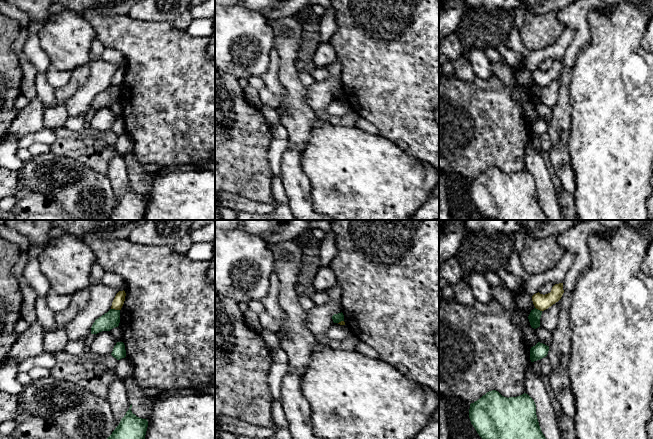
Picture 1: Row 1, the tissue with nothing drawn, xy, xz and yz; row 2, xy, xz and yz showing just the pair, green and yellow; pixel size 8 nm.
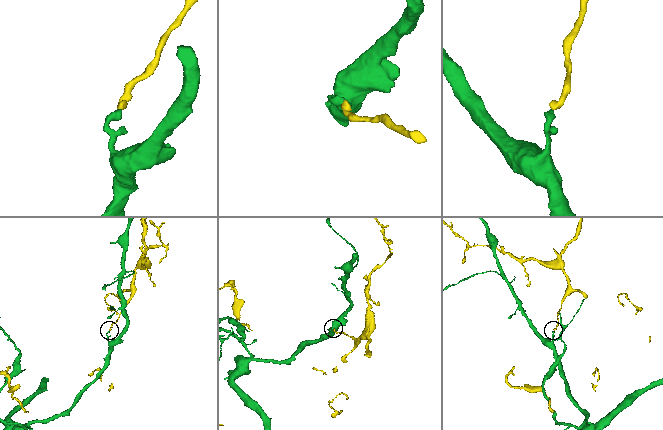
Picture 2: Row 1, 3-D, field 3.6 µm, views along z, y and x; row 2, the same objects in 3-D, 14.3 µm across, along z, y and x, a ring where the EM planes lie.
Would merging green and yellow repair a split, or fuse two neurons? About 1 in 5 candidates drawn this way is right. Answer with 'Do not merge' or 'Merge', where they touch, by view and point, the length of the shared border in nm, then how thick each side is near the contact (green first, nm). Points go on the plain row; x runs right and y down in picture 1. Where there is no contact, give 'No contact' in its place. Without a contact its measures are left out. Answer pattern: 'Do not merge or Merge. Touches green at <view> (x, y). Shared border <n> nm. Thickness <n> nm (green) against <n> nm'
Do not merge. Touches green at xy (114, 85). Shared border 70 nm. Thickness 140 nm (green) against 90 nm

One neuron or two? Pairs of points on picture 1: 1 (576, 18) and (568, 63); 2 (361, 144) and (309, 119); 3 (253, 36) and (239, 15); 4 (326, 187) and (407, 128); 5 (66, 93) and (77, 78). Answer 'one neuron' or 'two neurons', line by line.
1: one neuron
2: two neurons
3: one neuron
4: two neurons
5: one neuron

